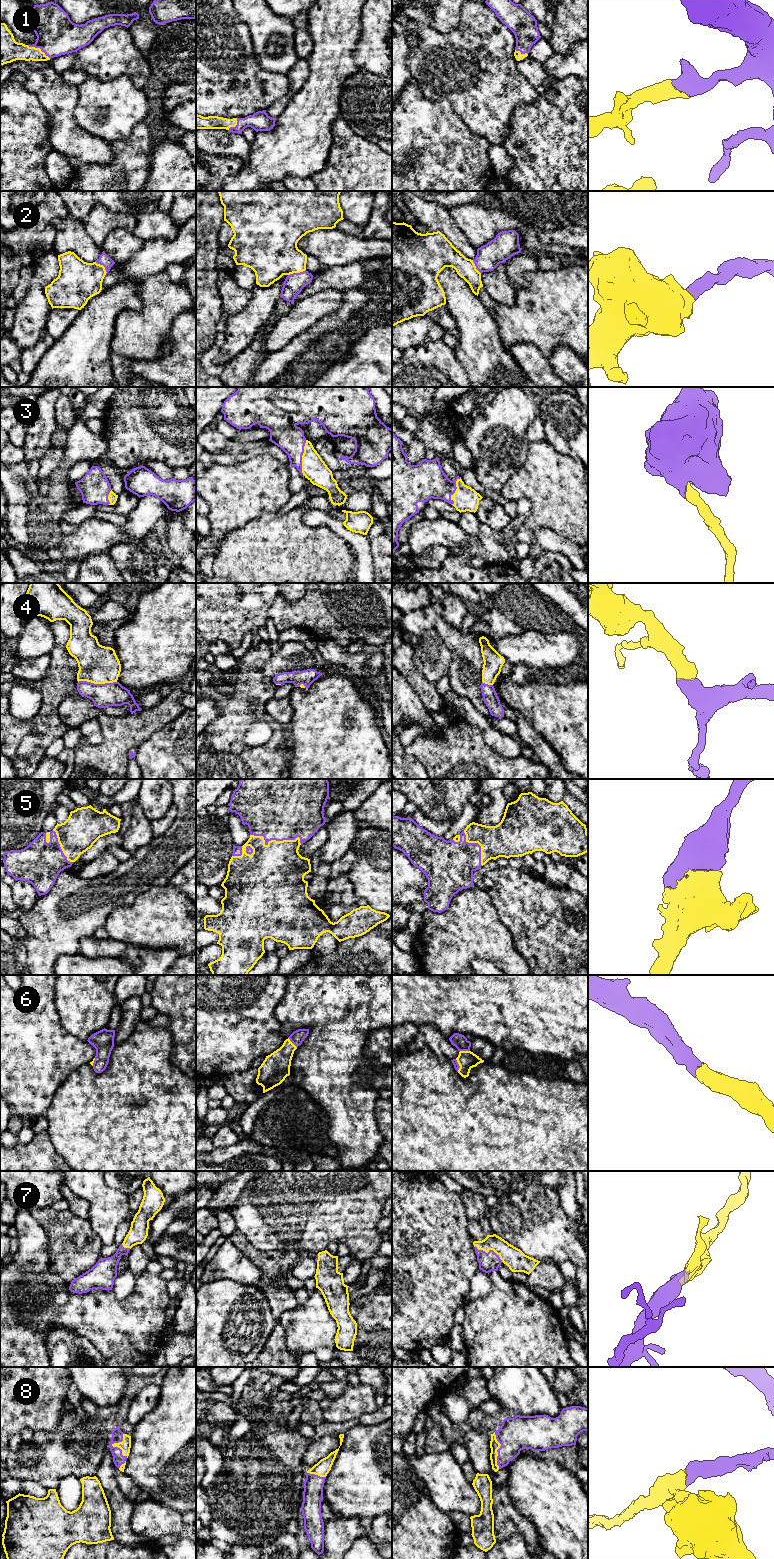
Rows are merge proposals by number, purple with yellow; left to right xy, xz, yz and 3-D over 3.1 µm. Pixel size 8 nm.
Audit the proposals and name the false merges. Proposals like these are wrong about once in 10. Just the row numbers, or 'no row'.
no row

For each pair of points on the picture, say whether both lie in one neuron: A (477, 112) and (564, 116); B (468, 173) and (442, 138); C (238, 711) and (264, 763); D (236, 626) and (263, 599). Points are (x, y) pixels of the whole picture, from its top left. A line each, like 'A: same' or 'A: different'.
A: different
B: same
C: same
D: same

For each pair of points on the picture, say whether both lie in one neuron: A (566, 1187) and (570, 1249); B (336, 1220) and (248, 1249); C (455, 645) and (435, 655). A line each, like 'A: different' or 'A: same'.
A: different
B: different
C: different

